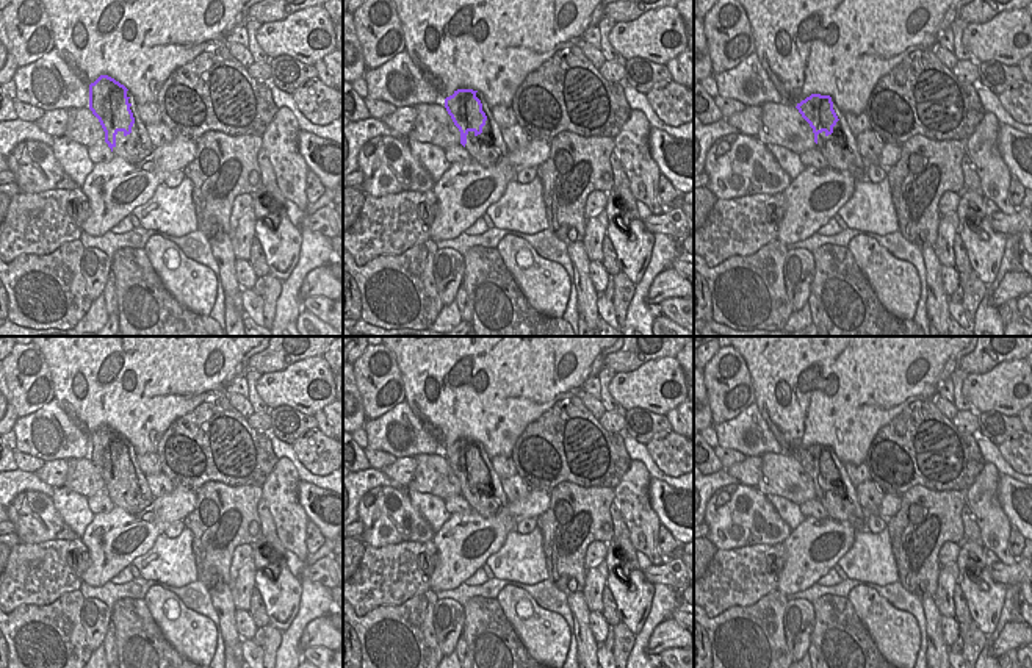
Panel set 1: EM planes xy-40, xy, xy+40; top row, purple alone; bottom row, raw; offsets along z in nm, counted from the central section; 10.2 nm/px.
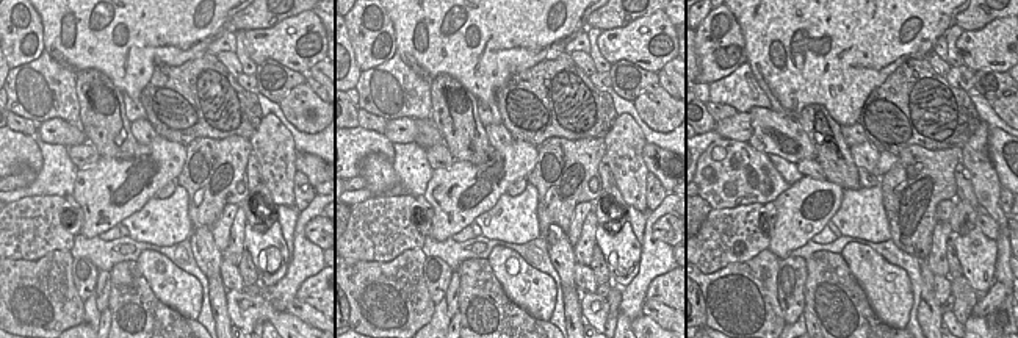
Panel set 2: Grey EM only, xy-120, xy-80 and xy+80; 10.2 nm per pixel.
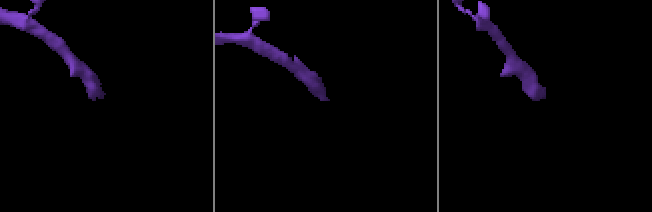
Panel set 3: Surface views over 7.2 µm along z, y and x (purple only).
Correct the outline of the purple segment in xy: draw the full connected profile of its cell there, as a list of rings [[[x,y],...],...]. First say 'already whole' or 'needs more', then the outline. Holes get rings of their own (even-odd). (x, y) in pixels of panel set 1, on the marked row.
needs more; [[[457,89],[445,99],[445,108],[460,131],[460,144],[478,164],[490,167],[509,152],[482,92]]]

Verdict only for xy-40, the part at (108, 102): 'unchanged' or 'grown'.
grown

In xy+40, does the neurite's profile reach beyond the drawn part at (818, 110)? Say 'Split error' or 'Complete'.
Split error

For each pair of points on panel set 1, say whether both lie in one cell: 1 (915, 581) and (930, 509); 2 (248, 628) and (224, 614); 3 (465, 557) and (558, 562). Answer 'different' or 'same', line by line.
1: same
2: different
3: different

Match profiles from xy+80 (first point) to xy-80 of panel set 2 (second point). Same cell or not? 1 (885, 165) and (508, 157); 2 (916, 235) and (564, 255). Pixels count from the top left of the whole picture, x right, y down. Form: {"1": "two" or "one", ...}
{"1": "one", "2": "two"}

